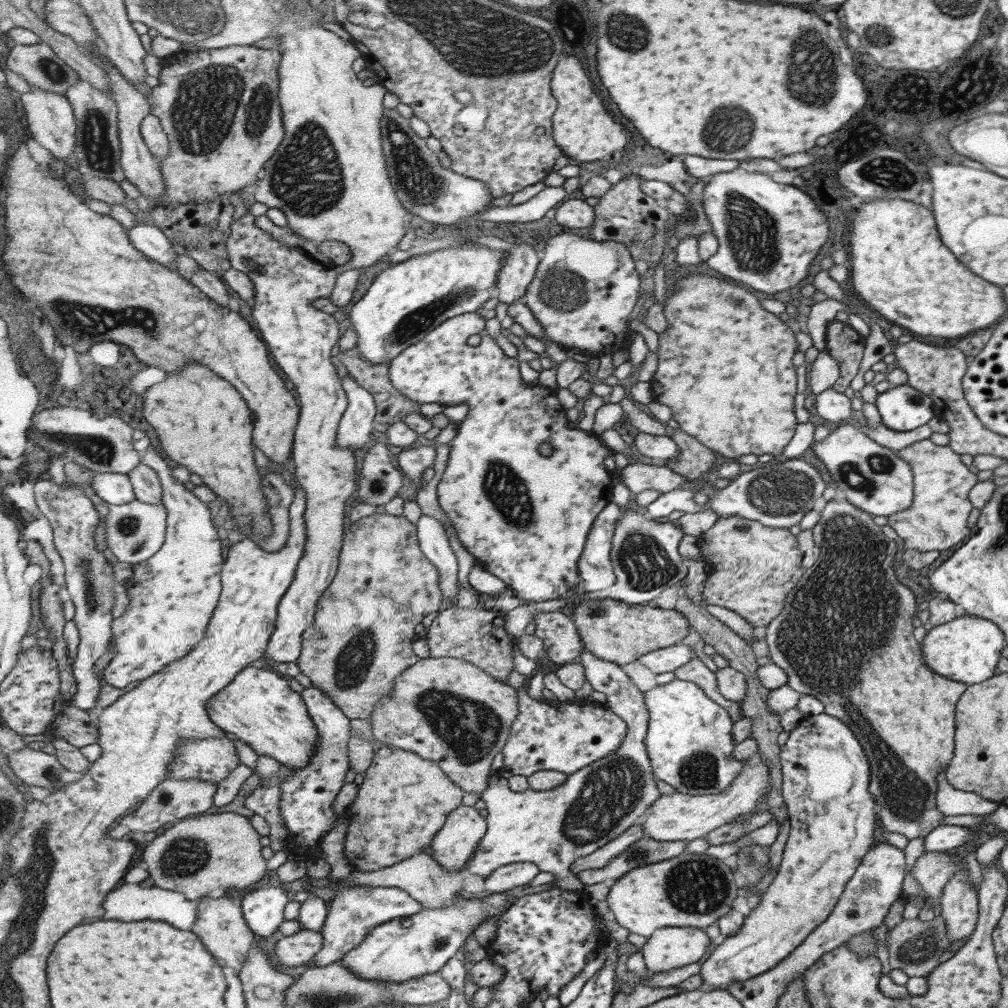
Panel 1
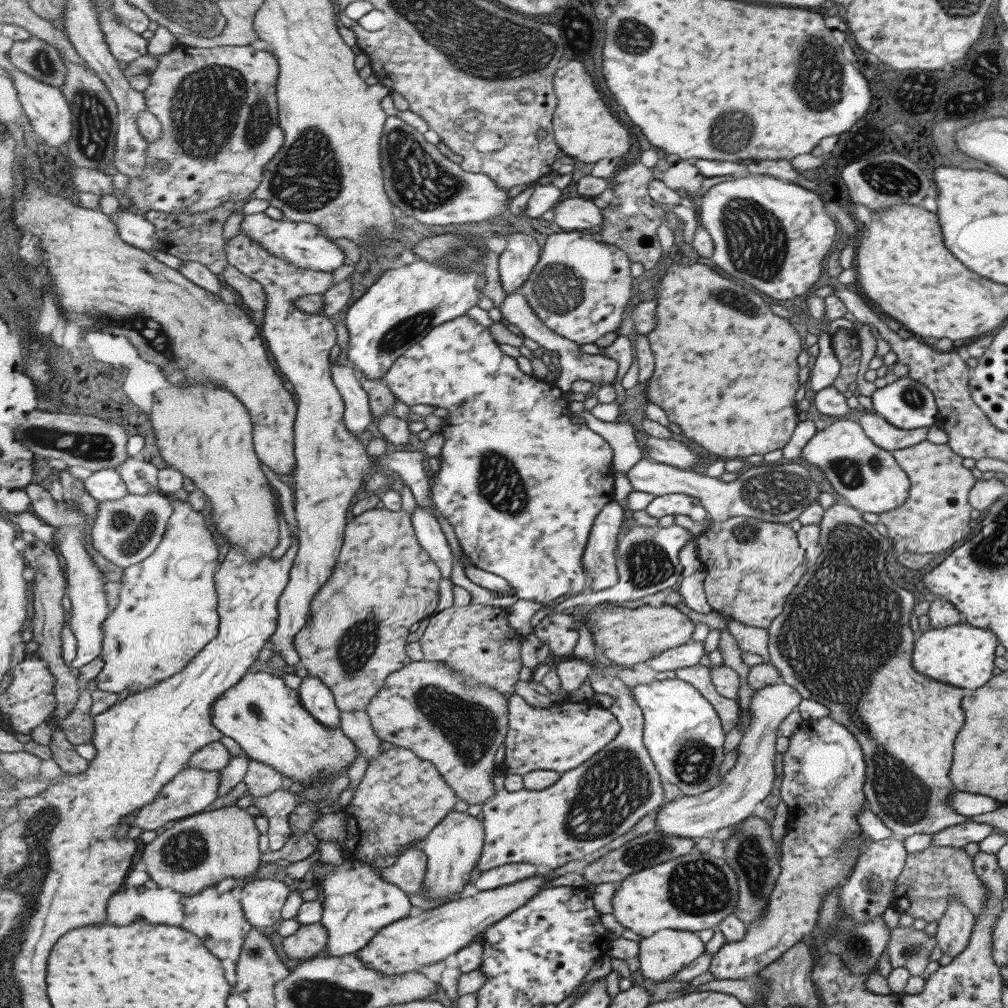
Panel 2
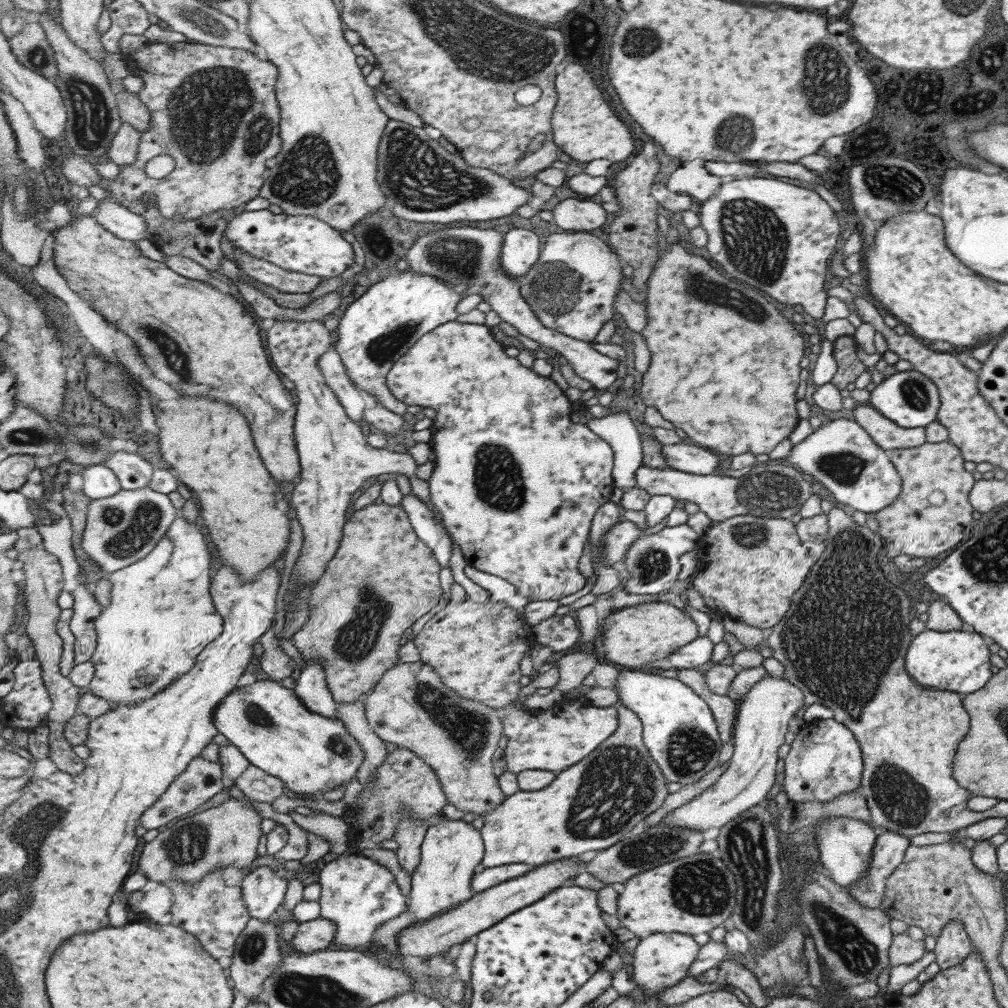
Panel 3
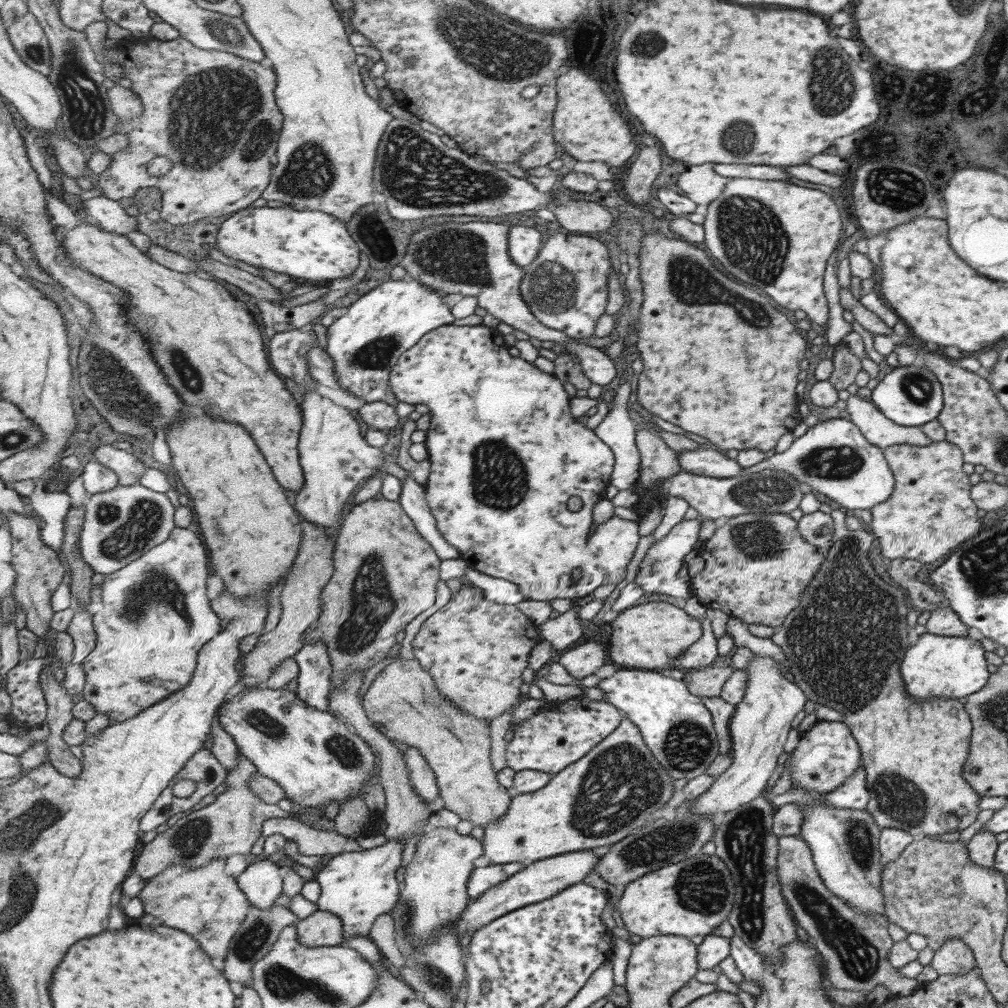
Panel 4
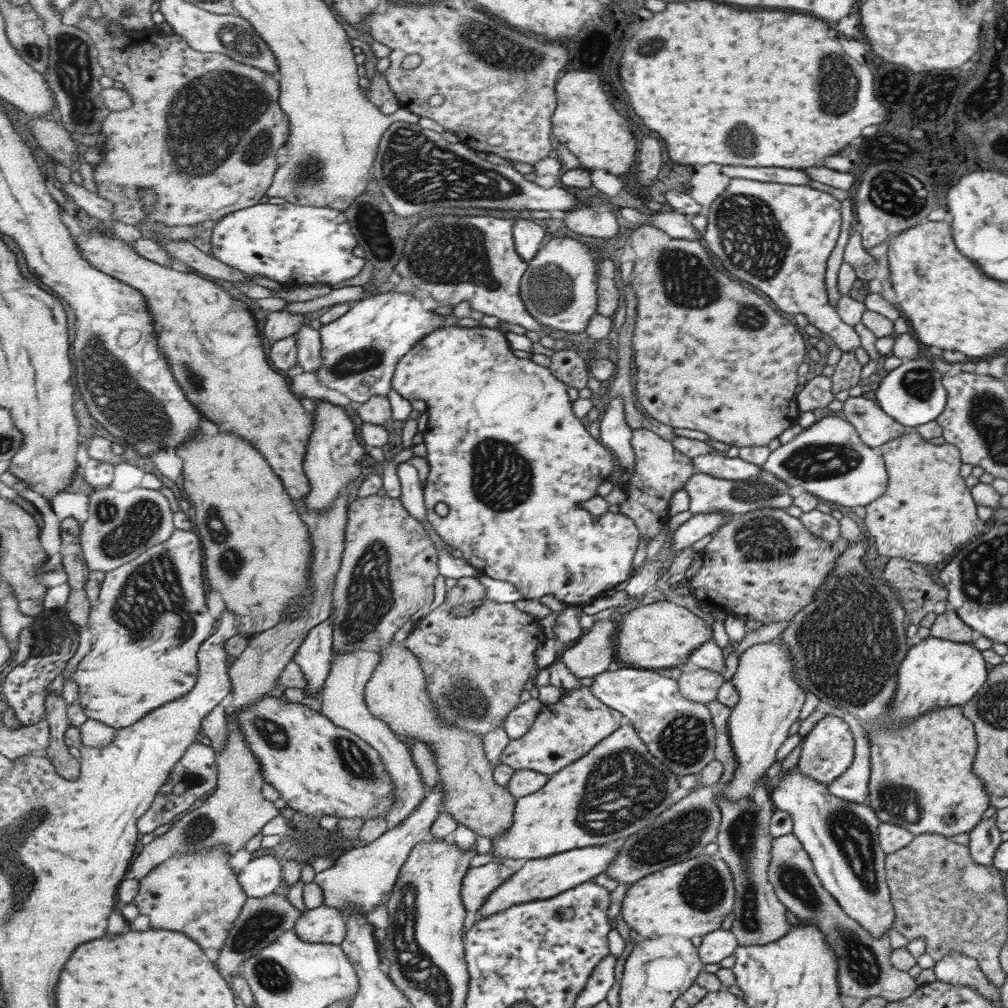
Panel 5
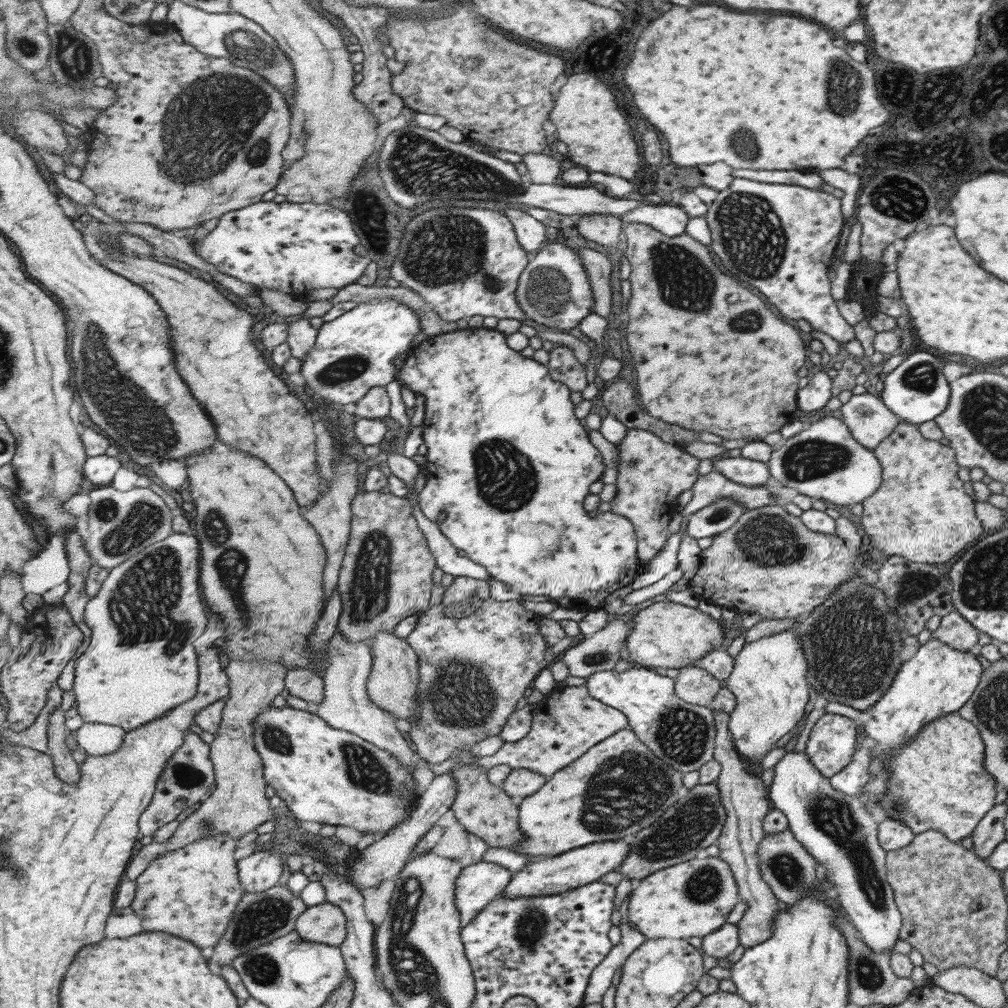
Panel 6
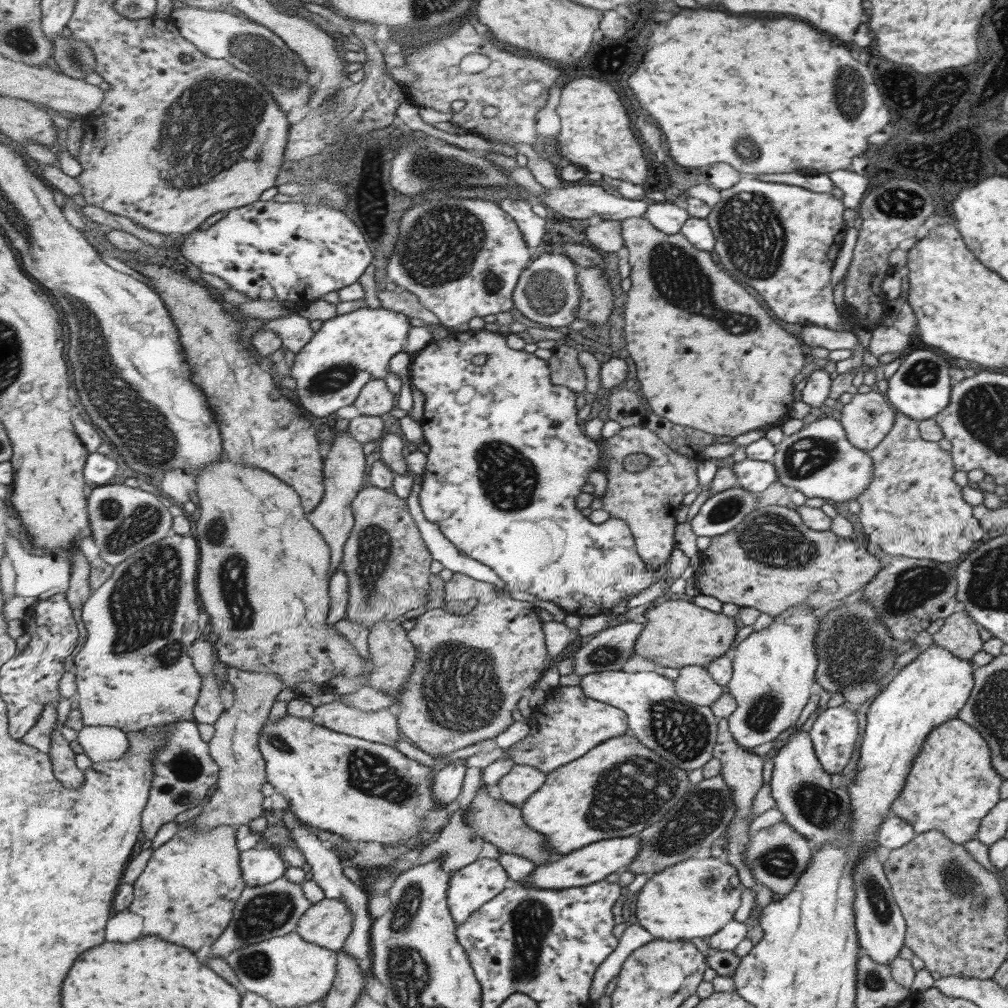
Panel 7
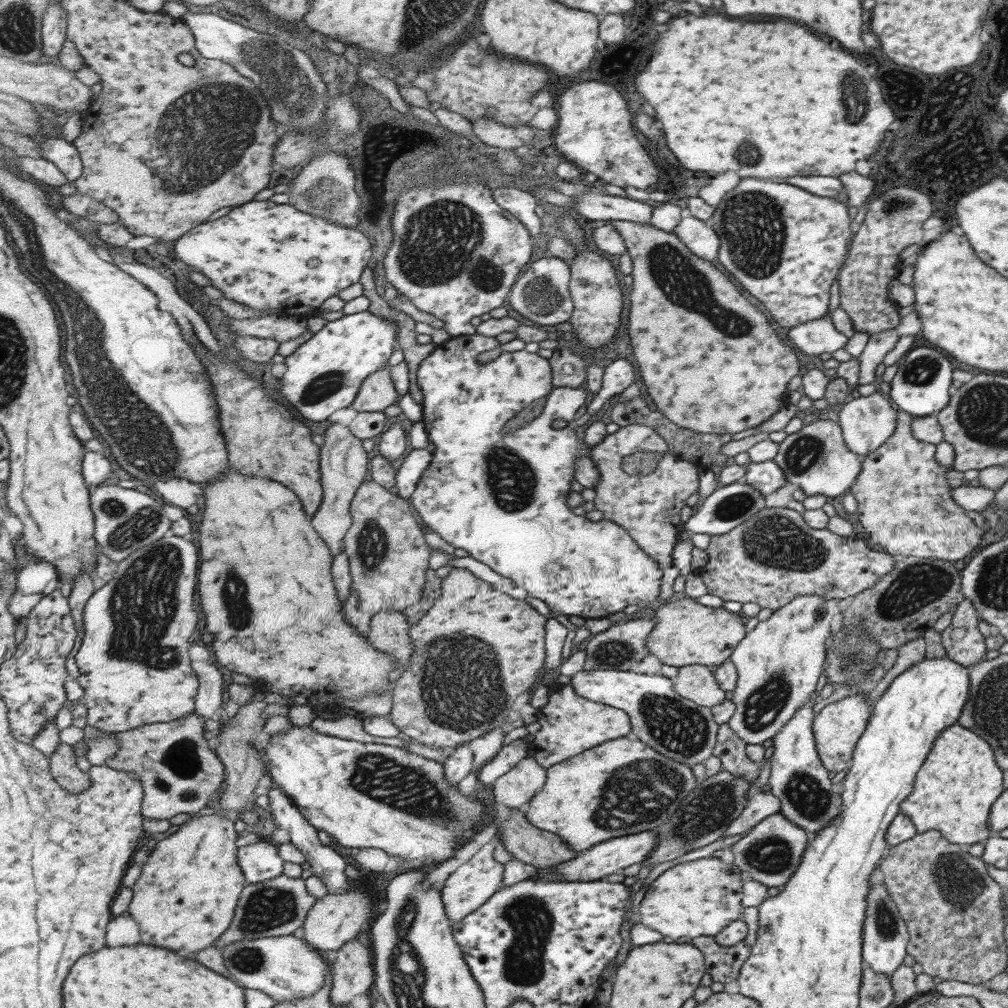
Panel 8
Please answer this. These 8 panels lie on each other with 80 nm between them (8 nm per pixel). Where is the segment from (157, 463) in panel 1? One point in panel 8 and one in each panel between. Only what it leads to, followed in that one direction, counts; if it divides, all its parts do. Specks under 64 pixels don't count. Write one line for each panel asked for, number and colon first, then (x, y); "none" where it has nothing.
2: (167, 613)
3: (161, 616)
4: (147, 650)
5: (151, 618)
6: (141, 663)
7: (135, 670)
8: (135, 665)

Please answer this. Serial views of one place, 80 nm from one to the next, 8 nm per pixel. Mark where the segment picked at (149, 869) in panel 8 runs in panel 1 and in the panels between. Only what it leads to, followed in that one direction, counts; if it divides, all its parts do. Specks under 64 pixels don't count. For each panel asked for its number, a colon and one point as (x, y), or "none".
1: (222, 926)
2: (219, 918)
3: (217, 914)
4: (205, 902)
5: (196, 894)
6: (193, 892)
7: (188, 893)

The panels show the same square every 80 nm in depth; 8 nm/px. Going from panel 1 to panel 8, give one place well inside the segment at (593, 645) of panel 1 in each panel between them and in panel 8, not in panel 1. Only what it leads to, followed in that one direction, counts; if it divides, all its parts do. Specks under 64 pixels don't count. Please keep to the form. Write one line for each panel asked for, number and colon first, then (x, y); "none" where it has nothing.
2: (627, 636)
3: (648, 633)
4: (651, 635)
5: (659, 636)
6: (666, 634)
7: (678, 633)
8: (687, 633)

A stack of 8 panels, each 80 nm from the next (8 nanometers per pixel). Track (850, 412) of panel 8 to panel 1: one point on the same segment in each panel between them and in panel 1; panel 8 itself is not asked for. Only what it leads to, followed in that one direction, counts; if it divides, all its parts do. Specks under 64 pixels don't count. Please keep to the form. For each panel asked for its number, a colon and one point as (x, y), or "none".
1: (895, 441)
2: (888, 437)
3: (887, 435)
4: (877, 429)
5: (873, 427)
6: (869, 421)
7: (866, 418)

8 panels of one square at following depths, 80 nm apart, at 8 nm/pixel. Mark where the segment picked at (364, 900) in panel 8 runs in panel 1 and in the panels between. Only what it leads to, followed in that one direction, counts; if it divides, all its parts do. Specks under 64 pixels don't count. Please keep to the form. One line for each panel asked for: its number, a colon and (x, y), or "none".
1: (296, 951)
2: (309, 940)
3: (316, 935)
4: (324, 928)
5: (324, 924)
6: (326, 923)
7: (329, 923)

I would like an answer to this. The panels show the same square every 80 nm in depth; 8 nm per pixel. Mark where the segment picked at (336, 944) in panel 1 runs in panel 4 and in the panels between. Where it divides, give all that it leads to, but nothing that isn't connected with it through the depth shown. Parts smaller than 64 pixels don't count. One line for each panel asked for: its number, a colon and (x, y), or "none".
2: (358, 902)
3: (359, 894)
4: (358, 887)

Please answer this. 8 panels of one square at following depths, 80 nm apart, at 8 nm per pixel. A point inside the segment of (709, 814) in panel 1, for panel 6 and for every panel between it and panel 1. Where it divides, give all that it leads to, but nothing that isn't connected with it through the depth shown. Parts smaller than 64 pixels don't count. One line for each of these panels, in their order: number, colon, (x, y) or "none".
2: (750, 779)
3: (763, 713)
4: (758, 728)
5: (769, 700)
6: (768, 679)

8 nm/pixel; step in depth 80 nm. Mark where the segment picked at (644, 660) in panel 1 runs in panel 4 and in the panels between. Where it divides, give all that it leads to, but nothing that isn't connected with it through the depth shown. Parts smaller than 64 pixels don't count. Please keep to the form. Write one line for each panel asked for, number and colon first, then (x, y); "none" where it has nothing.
2: (687, 655)
3: (700, 651)
4: (702, 654)

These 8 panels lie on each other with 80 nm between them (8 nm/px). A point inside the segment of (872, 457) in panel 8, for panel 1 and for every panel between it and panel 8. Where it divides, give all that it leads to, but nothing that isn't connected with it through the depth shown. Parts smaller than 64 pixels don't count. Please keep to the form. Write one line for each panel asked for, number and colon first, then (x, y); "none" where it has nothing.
1: (936, 520)
2: (935, 515)
3: (931, 514)
4: (929, 513)
5: (926, 511)
6: (920, 512)
7: (912, 508)

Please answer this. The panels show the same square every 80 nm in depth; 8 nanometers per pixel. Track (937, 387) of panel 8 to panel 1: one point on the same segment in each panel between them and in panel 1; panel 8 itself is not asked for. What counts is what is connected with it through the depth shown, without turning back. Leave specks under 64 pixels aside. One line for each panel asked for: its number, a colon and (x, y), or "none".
1: (901, 408)
2: (906, 403)
3: (908, 399)
4: (910, 396)
5: (912, 394)
6: (916, 391)
7: (920, 387)

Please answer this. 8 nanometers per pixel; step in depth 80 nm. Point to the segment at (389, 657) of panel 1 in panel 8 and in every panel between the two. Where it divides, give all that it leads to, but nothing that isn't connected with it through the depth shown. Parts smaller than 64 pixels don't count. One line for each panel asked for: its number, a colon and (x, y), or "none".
2: (385, 581)
3: (384, 578)
4: (387, 574)
5: (389, 569)
6: (388, 574)
7: (389, 566)
8: (386, 545)

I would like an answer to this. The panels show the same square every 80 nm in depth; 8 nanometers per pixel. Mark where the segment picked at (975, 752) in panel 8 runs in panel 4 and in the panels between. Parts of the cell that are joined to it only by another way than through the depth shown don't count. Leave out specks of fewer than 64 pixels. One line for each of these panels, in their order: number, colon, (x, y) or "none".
4: (843, 643)
5: (847, 643)
6: (938, 781)
7: (951, 785)

